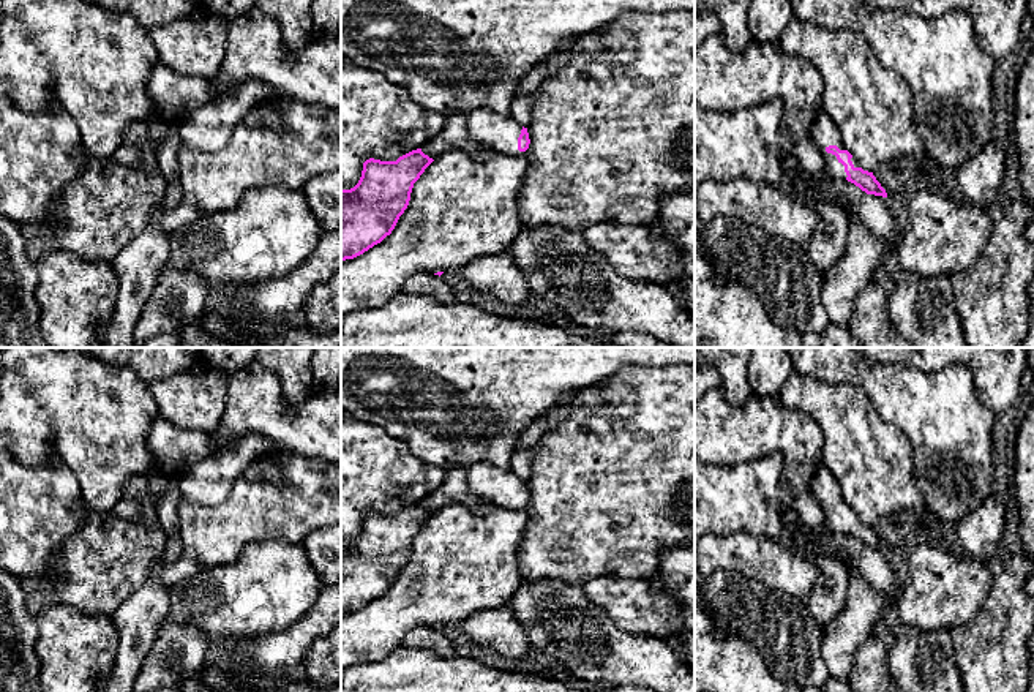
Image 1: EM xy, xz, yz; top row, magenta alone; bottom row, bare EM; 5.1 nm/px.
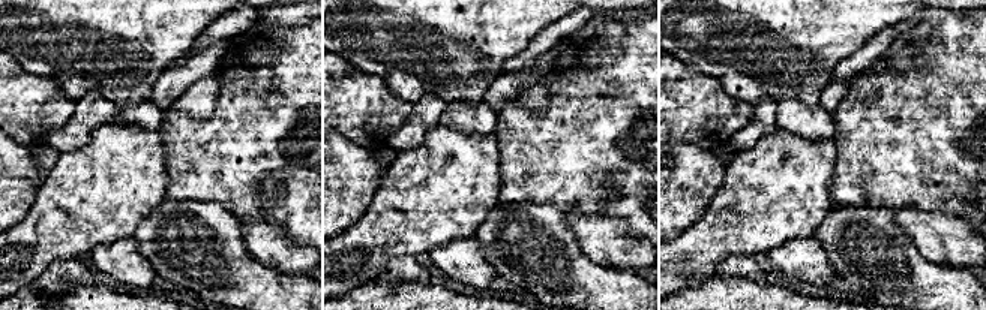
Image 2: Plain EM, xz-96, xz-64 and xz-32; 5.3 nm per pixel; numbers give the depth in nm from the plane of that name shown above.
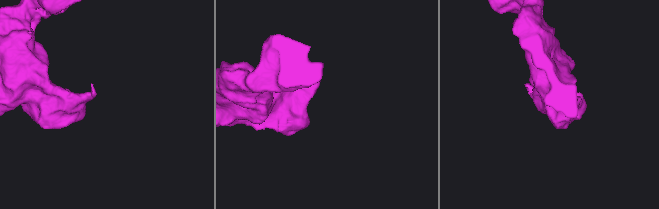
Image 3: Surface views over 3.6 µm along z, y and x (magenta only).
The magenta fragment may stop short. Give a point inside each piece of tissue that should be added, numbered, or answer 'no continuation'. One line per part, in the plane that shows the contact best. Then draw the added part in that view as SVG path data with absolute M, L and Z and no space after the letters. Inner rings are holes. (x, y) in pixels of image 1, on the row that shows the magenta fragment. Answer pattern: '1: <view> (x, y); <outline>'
1: yz (824, 131); M824 109L818 112L811 123L811 136L822 155L829 177L835 180L846 180L848 175L845 172L845 166L837 160L835 155L826 152L829 145L837 145L840 150L846 149L841 142L838 126L832 122Z

